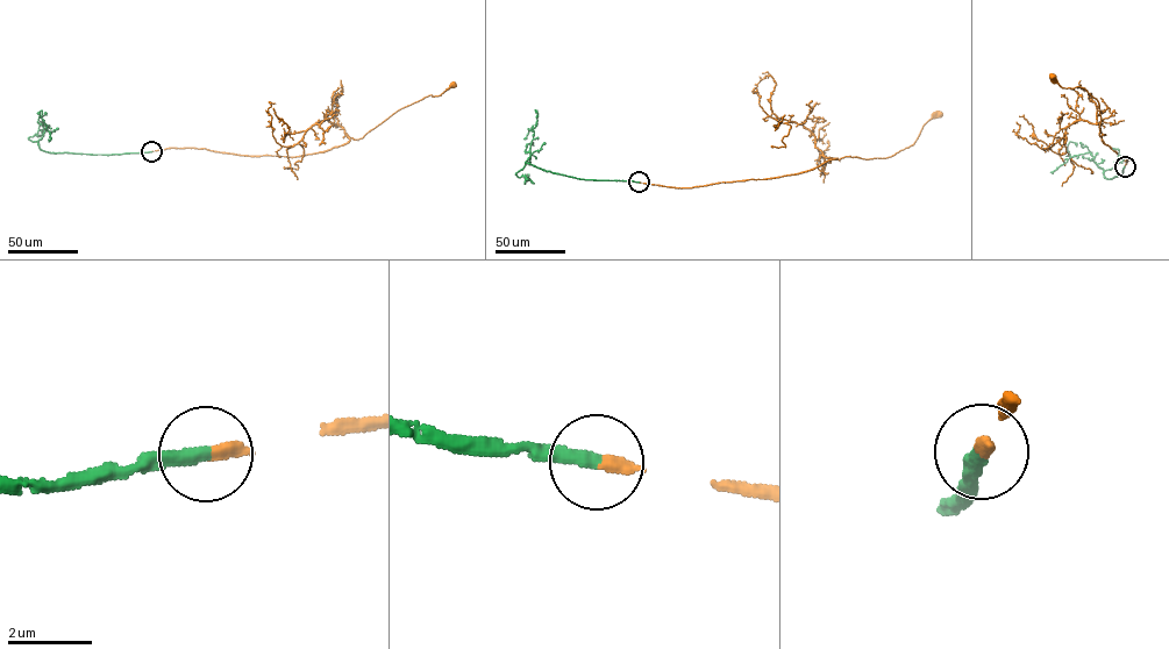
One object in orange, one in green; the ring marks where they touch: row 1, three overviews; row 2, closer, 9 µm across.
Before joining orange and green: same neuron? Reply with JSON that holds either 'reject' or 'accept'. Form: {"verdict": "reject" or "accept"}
{"verdict": "accept"}

